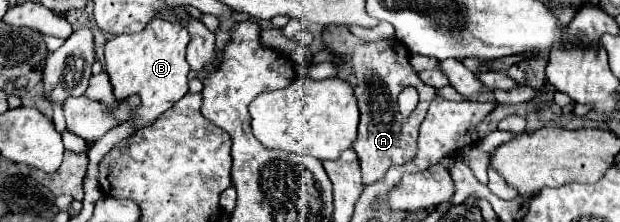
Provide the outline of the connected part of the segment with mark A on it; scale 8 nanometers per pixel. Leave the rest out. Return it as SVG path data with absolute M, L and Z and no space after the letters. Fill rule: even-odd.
M326 26L322 32L322 40L326 50L334 54L334 66L338 70L336 78L346 80L360 108L360 126L358 138L354 142L354 150L362 162L362 178L364 184L374 184L384 176L390 166L406 164L416 154L416 138L418 126L426 116L426 110L436 96L434 88L426 86L418 74L410 66L410 52L400 44L400 40L380 40L380 42L366 42L356 38L344 26ZM414 86L420 94L420 102L410 116L402 116L398 110L398 94L402 88Z

